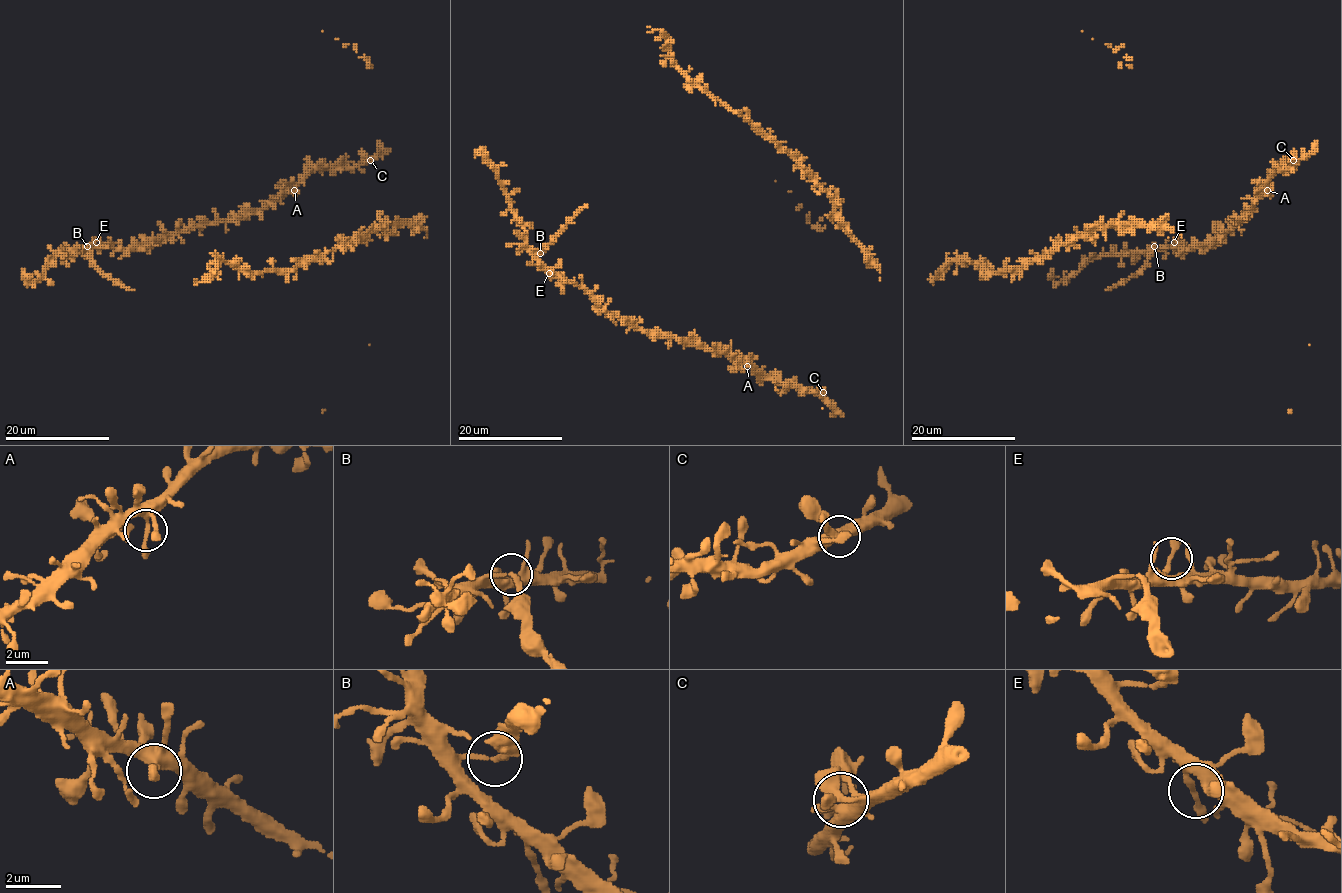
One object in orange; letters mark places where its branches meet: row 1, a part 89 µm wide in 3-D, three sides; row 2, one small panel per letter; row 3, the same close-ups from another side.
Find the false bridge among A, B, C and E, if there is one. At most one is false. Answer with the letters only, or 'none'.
B

